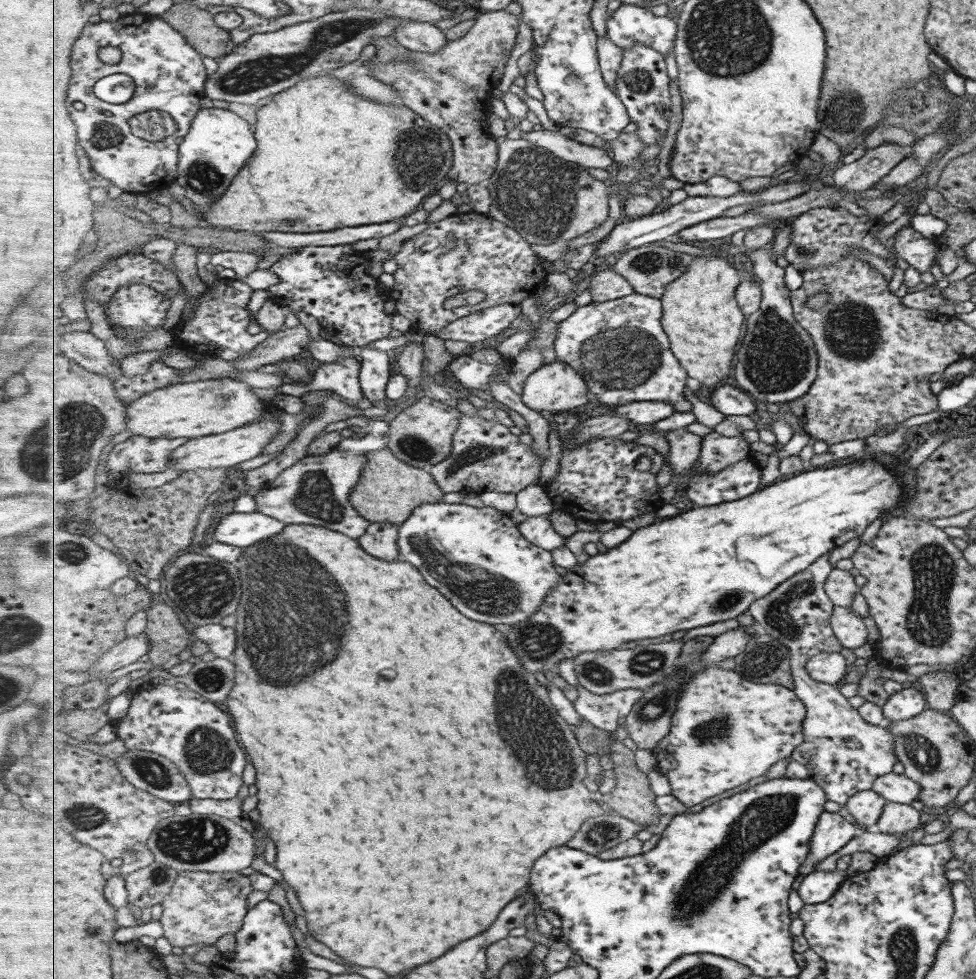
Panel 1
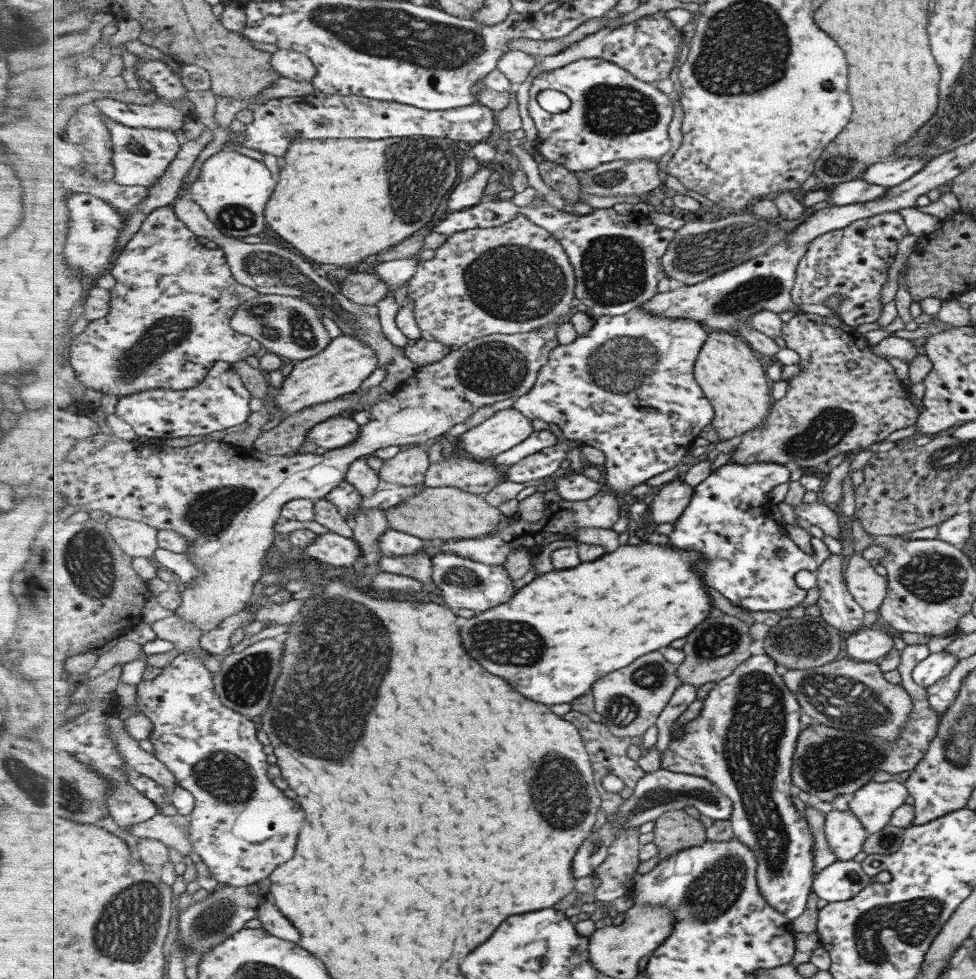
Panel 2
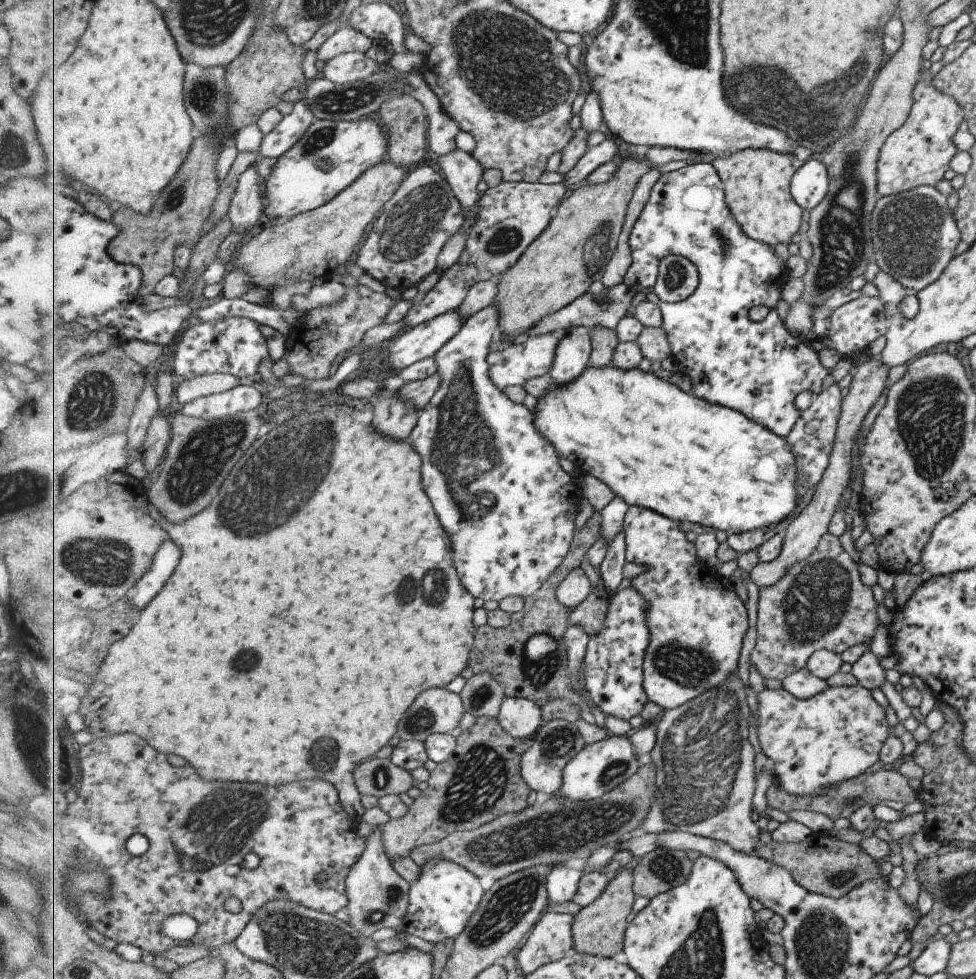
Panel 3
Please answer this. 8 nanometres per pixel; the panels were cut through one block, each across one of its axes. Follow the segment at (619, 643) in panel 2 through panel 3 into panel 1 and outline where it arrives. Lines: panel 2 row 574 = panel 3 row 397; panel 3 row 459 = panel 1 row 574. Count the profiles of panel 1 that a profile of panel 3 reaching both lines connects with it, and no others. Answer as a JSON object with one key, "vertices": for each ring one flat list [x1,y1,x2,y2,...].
{"vertices":[[863,458,863,460,854,460,851,463,842,466,833,466,831,468,820,468,813,469,810,471,802,472,797,476,781,478,779,482,773,482,769,486,765,486,761,488,759,491,751,494,750,497,740,498,738,501,733,502,725,502,722,505,715,505,715,506,704,506,704,507,693,507,690,509,685,509,681,511,679,514,675,515,674,517,669,517,665,519,659,519,658,522,653,524,647,525,646,527,641,527,637,529,629,540,623,542,620,546,617,546,613,549,608,549,606,553,599,553,597,556,589,557,589,560,585,563,579,563,579,565,573,565,565,576,559,577,559,586,555,588,554,592,551,592,550,596,547,596,546,604,543,604,543,608,539,609,539,612,535,613,535,616,529,617,526,621,521,623,515,623,511,625,511,631,507,633,507,642,511,642,511,647,514,648,515,654,518,654,519,658,523,662,523,666,527,666,527,670,531,670,533,674,537,674,537,672,556,672,559,670,559,664,561,664,561,660,569,660,575,659,579,656,579,654,583,654,583,652,601,652,603,650,615,650,620,649,625,642,633,642,633,640,645,640,645,638,653,638,653,641,658,641,659,636,665,636,665,634,675,634,675,632,681,632,681,630,693,630,693,628,701,628,701,626,711,626,711,624,717,624,717,622,723,622,723,620,731,620,731,618,737,618,737,616,741,616,741,614,746,614,750,610,750,606,754,604,755,601,758,601,760,598,766,597,768,594,774,592,775,589,778,588,779,585,782,585,783,582,789,580,789,578,793,578,796,574,802,573,805,569,809,569,810,566,818,560,819,557,831,553,832,549,843,545,843,543,847,542,847,540,851,540,852,538,859,537,865,527,871,522,873,519,877,517,886,517,891,514,894,514,895,510,898,510,899,503,907,497,907,494,901,489,901,480,900,477,896,476,893,472,887,469,884,466,881,466,880,462,877,462,876,458]]}

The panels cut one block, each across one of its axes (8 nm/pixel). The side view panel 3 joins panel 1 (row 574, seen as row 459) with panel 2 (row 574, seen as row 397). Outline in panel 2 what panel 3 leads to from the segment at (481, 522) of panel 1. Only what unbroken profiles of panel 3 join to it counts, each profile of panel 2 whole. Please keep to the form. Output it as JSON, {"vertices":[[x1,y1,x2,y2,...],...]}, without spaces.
{"vertices":[[441,553,432,558,433,584,447,606,455,612,468,608,475,612,487,611,503,603,508,603,517,593,513,588,513,580,504,566,489,566,483,562,475,562,471,558,463,558,453,553]]}

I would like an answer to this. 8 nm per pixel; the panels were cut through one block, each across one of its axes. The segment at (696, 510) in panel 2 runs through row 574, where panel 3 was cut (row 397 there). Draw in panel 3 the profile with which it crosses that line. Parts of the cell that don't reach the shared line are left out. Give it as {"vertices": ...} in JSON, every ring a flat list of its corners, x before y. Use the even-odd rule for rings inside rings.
{"vertices":[[691,162,688,166,677,171,660,176,655,182,651,191,650,197,646,202,639,218,635,222,631,234,629,236,629,246,631,248,632,263,623,277,623,282,627,283,631,288,634,288,636,293,643,292,645,289,653,287,656,283,660,262,667,255,682,255,687,257,700,272,700,283,697,290,687,299,680,303,661,303,662,315,664,318,663,328,667,332,670,343,672,344,673,358,677,361,679,370,689,376,692,382,691,393,697,395,699,398,707,399,710,403,715,403,719,406,724,406,730,409,738,410,746,414,750,419,762,424,764,427,771,429,775,434,781,438,786,439,789,433,794,429,795,423,801,416,801,411,795,406,795,398,803,392,809,390,815,396,821,388,821,380,825,378,830,371,828,371,821,363,816,351,811,348,811,343,806,337,796,337,791,334,785,326,784,320,779,318,777,313,777,302,783,299,782,290,785,282,791,276,786,262,776,253,776,249,766,242,761,242,759,239,751,238,744,230,739,221,735,218,734,212,726,201,726,190,722,178,719,176,718,170,712,163],[759,304,769,304,770,310,767,312,767,317,760,322,753,322,749,318,749,310,753,306]]}

